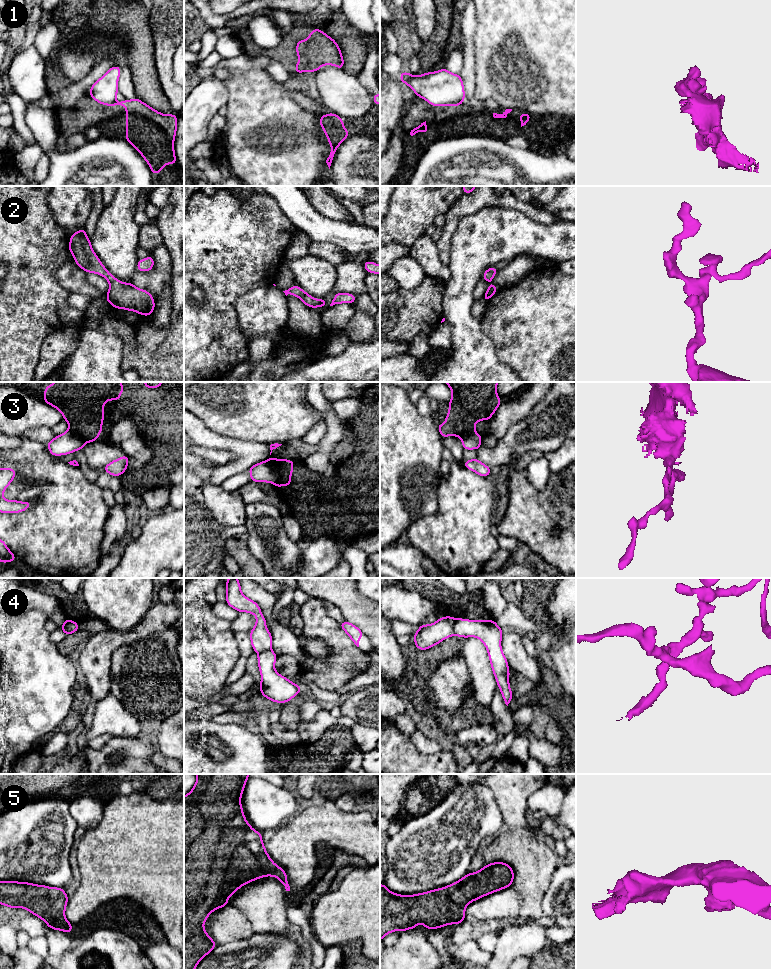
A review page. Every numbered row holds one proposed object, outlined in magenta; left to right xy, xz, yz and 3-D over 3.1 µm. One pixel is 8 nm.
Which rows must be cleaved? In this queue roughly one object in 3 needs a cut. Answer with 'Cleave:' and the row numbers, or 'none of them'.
Cleave: 1, 3, 4

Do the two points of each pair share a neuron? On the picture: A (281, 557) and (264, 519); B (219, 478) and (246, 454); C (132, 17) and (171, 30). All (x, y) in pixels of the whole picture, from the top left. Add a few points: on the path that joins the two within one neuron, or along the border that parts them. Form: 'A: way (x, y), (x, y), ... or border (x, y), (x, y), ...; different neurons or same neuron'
A: way (273, 548), (267, 542), (265, 528); same neuron
B: way (226, 471), (239, 461); same neuron
C: border (149, 10), (148, 26), (155, 46); different neurons

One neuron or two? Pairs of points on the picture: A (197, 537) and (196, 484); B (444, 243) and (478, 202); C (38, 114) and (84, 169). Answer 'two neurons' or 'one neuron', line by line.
A: one neuron
B: one neuron
C: one neuron

